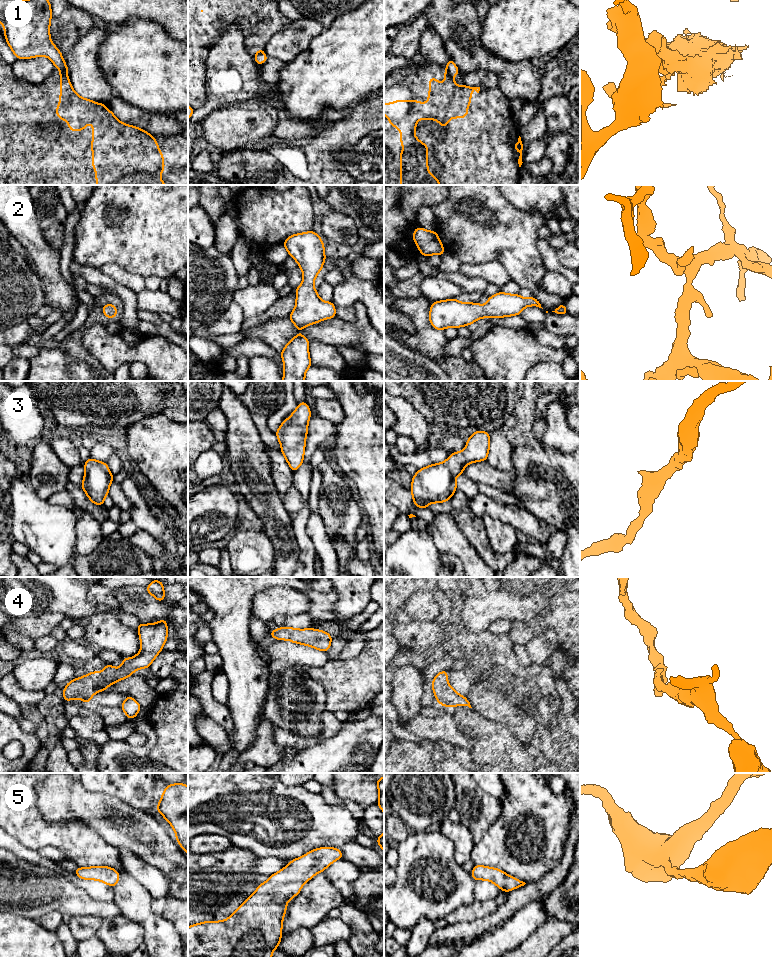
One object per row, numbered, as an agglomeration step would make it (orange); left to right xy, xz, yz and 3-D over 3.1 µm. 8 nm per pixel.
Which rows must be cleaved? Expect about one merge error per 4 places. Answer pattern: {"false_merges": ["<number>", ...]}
{"false_merges": ["1"]}

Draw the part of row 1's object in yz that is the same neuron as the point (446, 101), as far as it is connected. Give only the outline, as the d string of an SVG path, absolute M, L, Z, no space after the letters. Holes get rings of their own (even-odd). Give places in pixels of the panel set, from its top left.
M447 69L444 75L444 84L434 76L429 78L427 103L396 100L384 104L389 125L401 131L404 150L400 152L400 185L440 185L440 180L428 172L428 145L416 138L416 123L420 119L438 120L439 126L447 127L449 119L466 118L471 91L480 91L480 87L458 86Z

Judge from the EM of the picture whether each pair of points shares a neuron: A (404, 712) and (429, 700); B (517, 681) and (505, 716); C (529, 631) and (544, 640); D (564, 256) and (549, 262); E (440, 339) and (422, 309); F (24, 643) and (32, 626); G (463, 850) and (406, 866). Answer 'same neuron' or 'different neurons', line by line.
A: different neurons
B: different neurons
C: different neurons
D: different neurons
E: same neuron
F: different neurons
G: different neurons

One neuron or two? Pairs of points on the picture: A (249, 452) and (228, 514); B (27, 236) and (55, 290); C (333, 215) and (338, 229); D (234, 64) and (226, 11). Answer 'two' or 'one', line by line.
A: two
B: one
C: one
D: two

